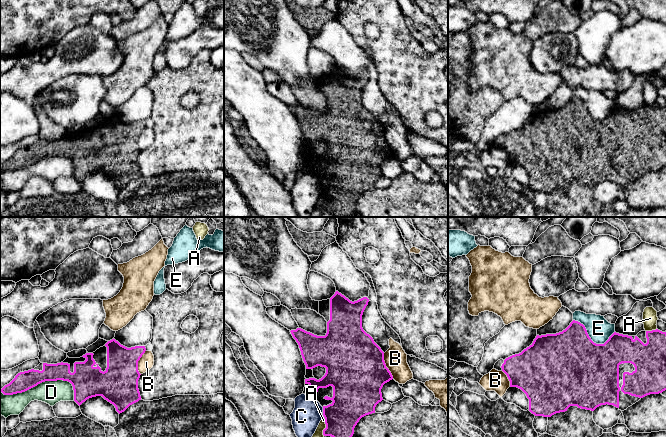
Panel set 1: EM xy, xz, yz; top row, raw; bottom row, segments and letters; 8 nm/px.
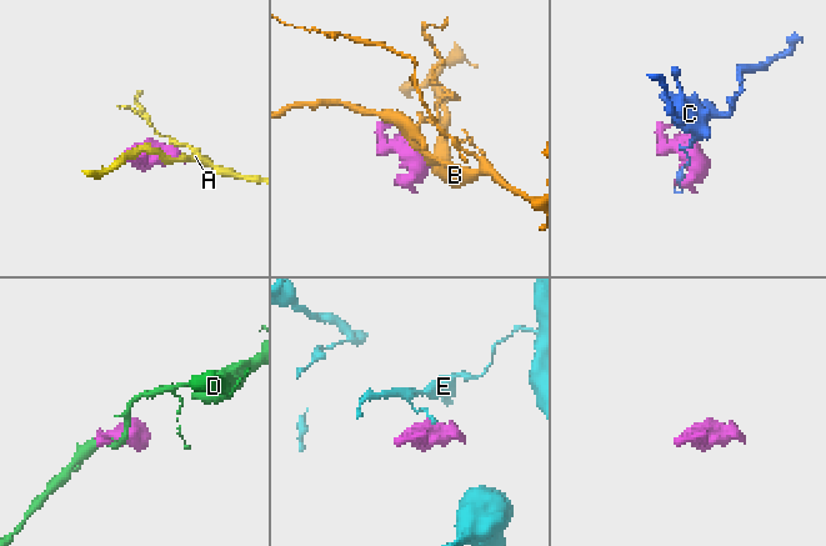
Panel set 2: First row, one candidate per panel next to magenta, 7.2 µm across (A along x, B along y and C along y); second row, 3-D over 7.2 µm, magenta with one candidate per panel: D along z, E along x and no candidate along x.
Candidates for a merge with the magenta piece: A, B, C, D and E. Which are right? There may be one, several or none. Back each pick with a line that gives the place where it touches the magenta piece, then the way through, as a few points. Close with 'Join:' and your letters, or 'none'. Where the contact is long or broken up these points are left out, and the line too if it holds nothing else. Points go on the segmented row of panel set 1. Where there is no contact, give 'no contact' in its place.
Join: none

